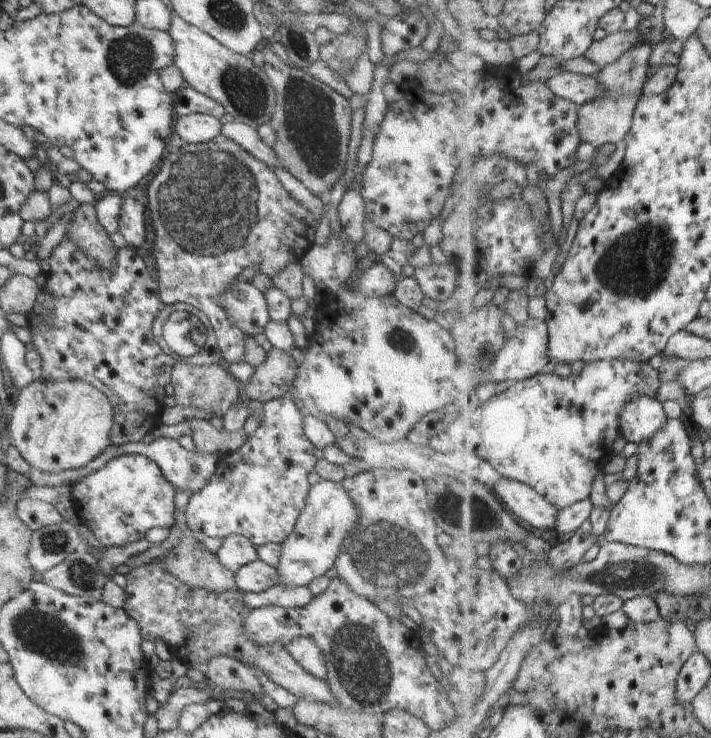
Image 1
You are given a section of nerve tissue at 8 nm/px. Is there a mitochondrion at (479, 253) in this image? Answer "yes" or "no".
no

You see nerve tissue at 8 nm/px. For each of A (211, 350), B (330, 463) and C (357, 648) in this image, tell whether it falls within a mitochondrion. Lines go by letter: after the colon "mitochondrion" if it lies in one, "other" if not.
A: other
B: other
C: mitochondrion

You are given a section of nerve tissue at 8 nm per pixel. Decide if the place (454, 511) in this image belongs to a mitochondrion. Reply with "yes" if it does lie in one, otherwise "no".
yes

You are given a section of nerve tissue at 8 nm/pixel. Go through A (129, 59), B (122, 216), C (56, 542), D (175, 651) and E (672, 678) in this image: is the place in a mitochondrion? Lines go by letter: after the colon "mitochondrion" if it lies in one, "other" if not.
A: mitochondrion
B: other
C: mitochondrion
D: other
E: other

